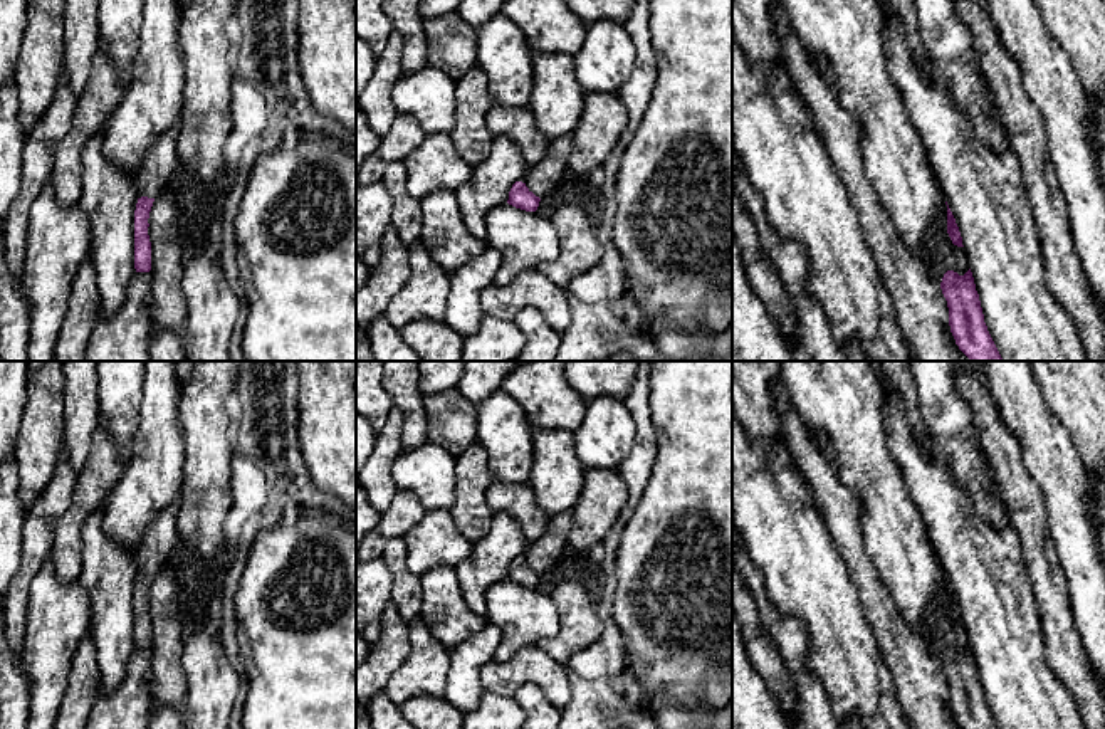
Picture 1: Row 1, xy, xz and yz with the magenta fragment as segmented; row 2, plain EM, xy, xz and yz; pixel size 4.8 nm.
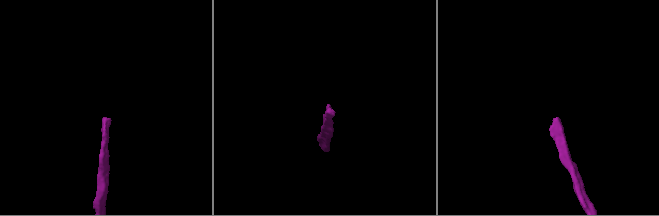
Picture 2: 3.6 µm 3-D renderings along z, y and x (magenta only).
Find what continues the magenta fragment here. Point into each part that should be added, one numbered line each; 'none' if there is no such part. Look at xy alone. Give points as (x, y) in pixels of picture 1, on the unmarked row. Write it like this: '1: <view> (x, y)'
1: xy (162, 536)

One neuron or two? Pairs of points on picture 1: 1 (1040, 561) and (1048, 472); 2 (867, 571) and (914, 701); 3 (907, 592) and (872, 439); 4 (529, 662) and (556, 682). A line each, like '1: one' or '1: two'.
1: two
2: one
3: one
4: one

